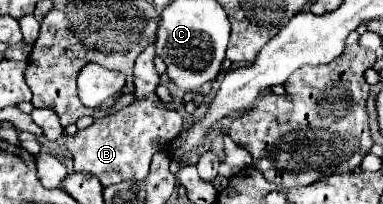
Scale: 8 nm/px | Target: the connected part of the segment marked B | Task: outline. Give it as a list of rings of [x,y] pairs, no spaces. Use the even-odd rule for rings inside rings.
[[[149,45],[135,63],[135,101],[133,105],[107,115],[103,119],[97,119],[89,129],[79,131],[71,143],[69,137],[65,141],[67,149],[73,155],[73,163],[75,163],[75,171],[81,173],[91,173],[95,175],[103,187],[109,187],[113,183],[121,183],[121,181],[129,181],[129,179],[137,179],[141,181],[147,171],[149,171],[149,163],[153,153],[163,151],[181,131],[181,115],[177,111],[165,111],[163,107],[159,107],[155,89],[159,85],[159,75],[153,67],[153,45]],[[135,137],[135,143],[129,139]]]

